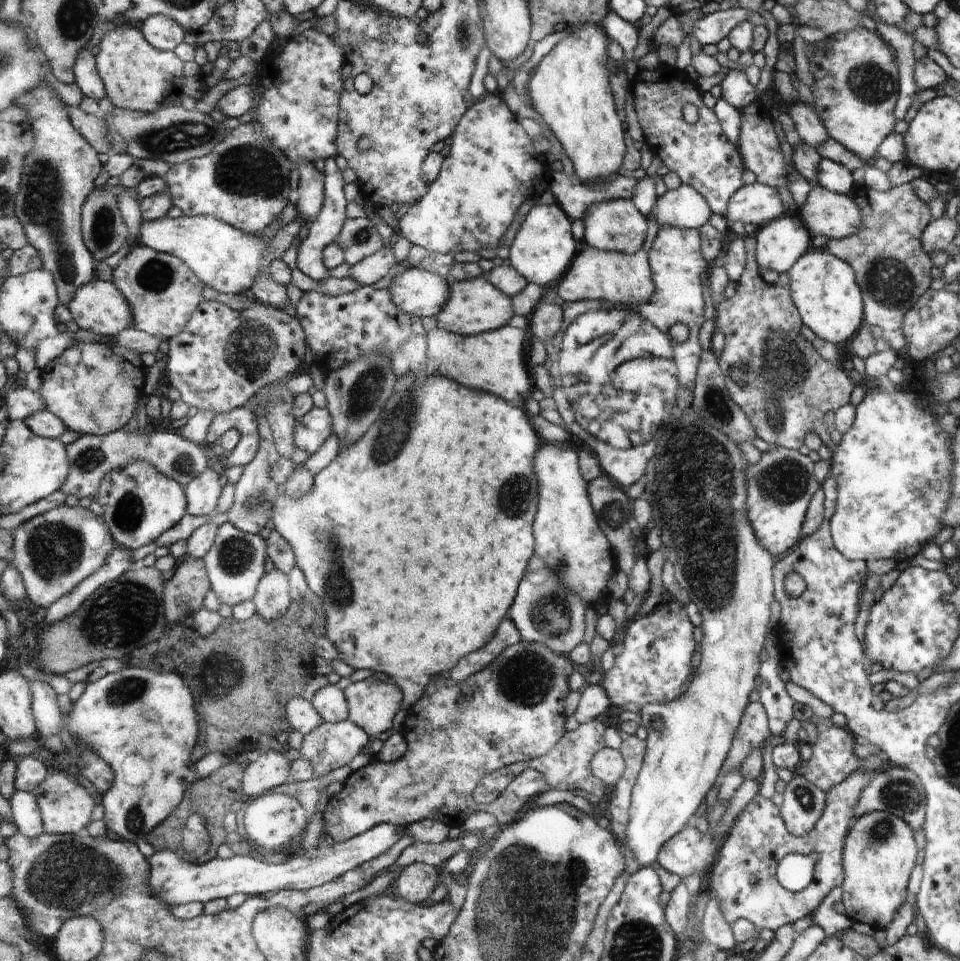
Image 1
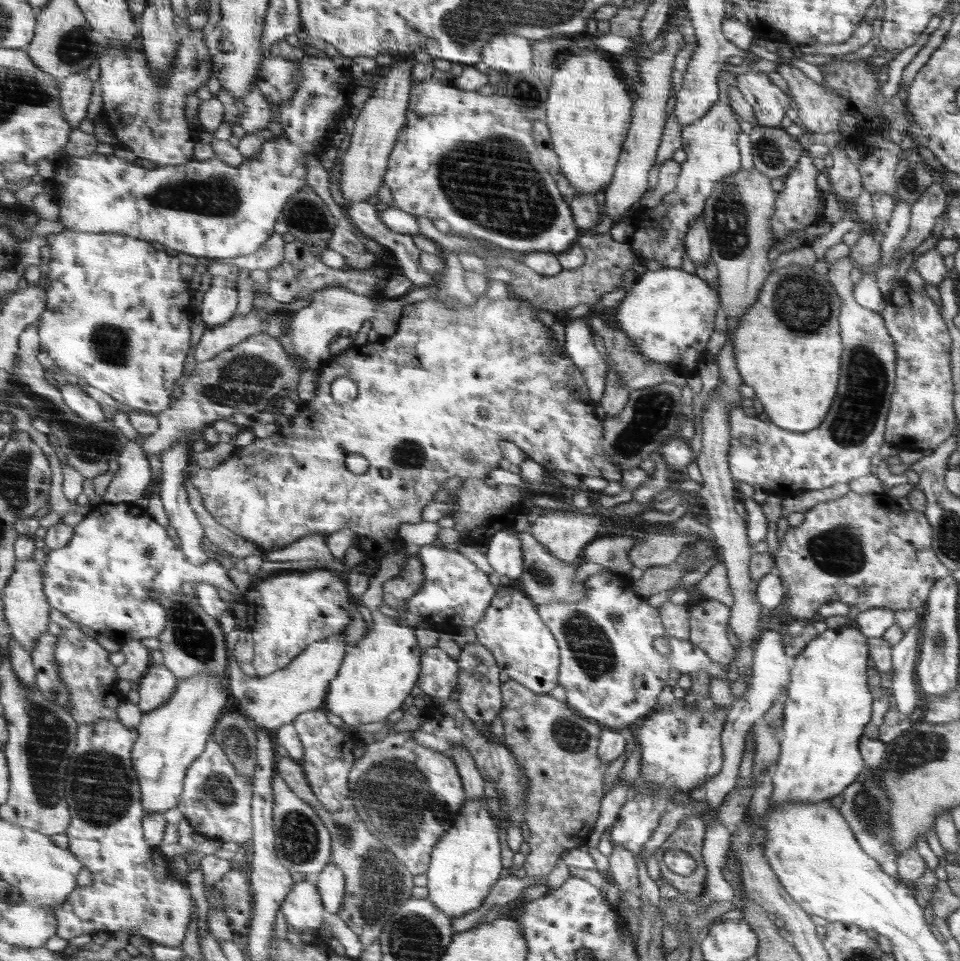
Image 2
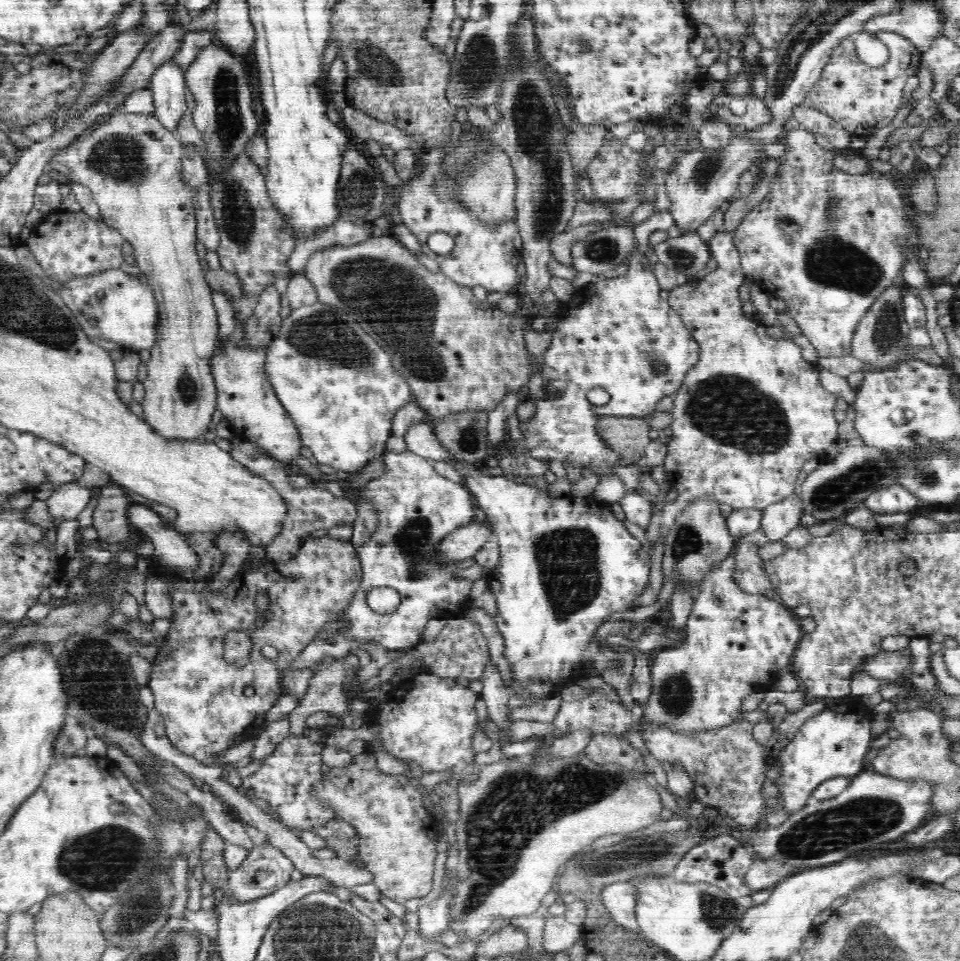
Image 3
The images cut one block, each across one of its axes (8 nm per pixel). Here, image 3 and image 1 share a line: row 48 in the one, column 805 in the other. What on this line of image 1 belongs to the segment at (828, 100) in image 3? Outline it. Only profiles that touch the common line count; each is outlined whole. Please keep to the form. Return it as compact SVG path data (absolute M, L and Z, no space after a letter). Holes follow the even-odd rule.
M872 754L867 758L866 770L873 774L868 777L866 773L856 772L849 779L844 780L838 786L831 788L825 792L825 808L820 820L816 824L814 830L810 830L805 836L794 836L788 832L787 826L784 825L782 814L777 806L771 800L761 795L757 795L750 802L740 815L735 819L734 825L730 832L723 839L722 848L720 848L716 861L710 872L710 880L708 886L711 896L716 896L716 900L720 902L720 910L724 914L724 920L728 924L734 923L736 920L744 919L752 922L758 930L769 929L778 931L778 928L785 927L796 923L796 920L811 916L818 909L822 900L834 890L835 887L841 887L844 880L843 872L843 849L846 847L846 839L851 827L855 824L856 808L859 805L860 796L870 782L870 778L874 776L881 768L884 760L878 754ZM791 853L800 855L812 855L815 858L815 876L813 882L804 888L801 892L789 892L778 883L776 878L776 868L778 862Z

